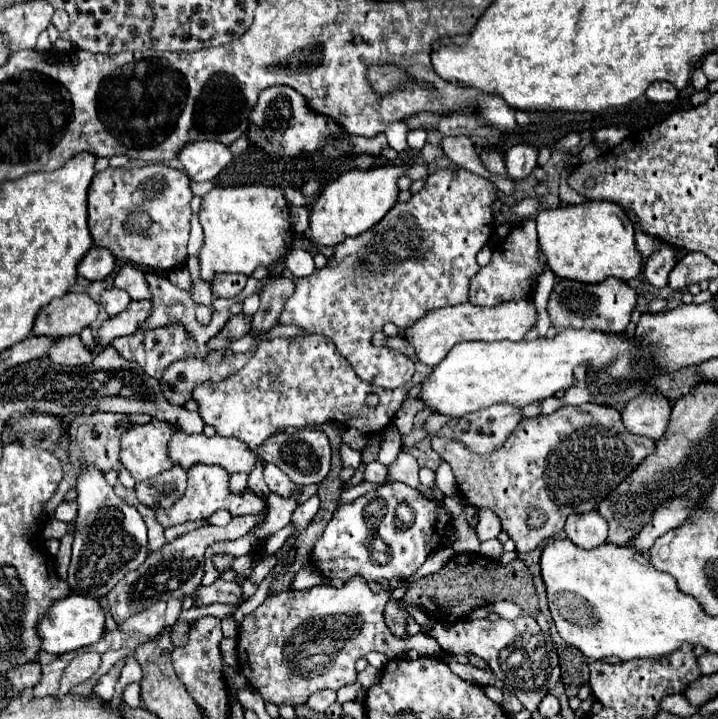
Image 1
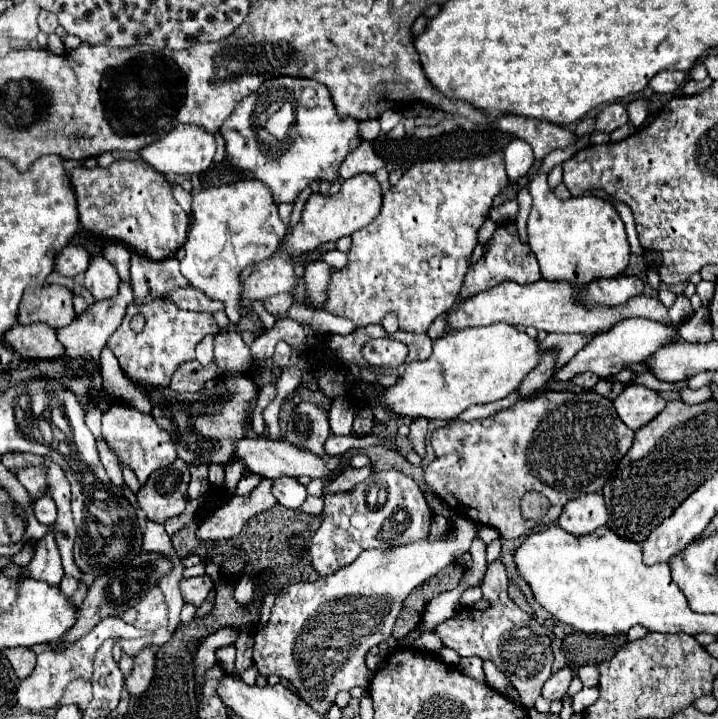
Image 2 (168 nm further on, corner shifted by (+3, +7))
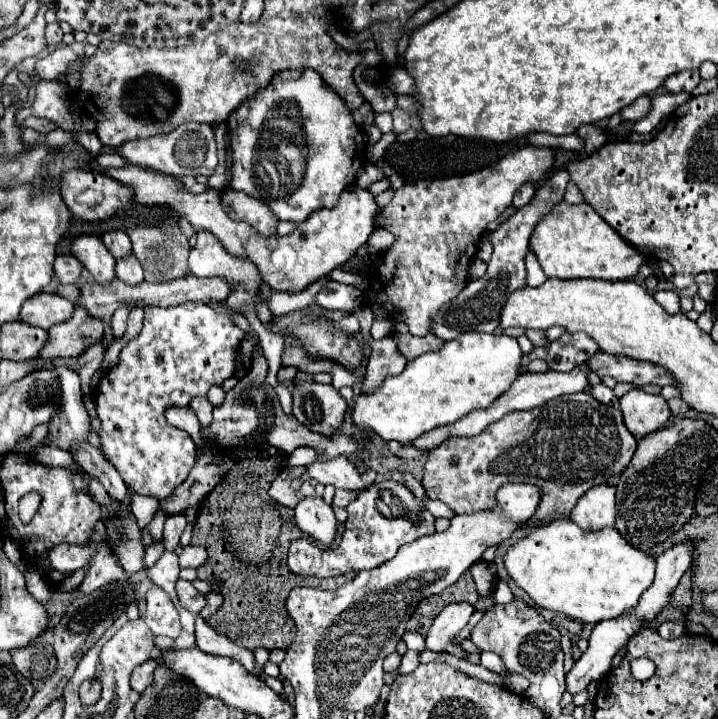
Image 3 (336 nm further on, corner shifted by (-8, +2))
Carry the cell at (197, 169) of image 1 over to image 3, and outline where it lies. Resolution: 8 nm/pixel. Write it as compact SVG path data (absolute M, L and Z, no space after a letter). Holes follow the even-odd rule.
M196 121L182 123L182 125L178 125L176 131L160 135L160 137L146 137L144 141L124 141L124 145L120 145L120 149L116 149L116 153L120 157L124 157L130 165L146 165L154 171L168 173L174 177L184 177L184 175L210 177L218 163L212 125L204 125L204 123L196 123Z

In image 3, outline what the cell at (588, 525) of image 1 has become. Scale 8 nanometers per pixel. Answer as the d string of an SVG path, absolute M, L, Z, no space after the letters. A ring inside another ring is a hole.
M596 485L580 497L576 507L570 511L570 519L582 529L614 527L616 517L616 487Z

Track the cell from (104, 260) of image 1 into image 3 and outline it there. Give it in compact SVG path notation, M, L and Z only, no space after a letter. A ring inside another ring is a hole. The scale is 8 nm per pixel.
M58 255L54 261L54 275L60 283L76 283L82 273L82 263L74 255Z

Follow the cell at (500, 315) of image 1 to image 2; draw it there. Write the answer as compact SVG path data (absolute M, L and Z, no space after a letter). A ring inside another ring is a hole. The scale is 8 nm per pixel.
M537 280L533 284L517 284L517 282L501 282L495 288L489 288L485 292L479 292L471 298L465 298L457 302L451 310L445 312L447 318L447 332L451 330L463 330L469 326L489 326L489 324L511 324L511 326L533 326L537 330L545 332L561 332L561 334L595 334L605 332L611 328L611 324L617 324L631 316L641 316L649 320L657 320L663 324L671 324L667 308L647 294L635 296L623 306L615 308L583 308L575 304L573 300L575 286L567 282L549 282L549 280Z

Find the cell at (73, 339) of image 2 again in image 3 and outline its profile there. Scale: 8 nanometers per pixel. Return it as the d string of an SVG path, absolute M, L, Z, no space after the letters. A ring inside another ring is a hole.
M76 307L72 317L64 325L54 325L48 331L46 347L40 349L40 357L36 359L68 359L80 355L86 347L100 341L104 335L104 325L100 319L90 317L84 307Z

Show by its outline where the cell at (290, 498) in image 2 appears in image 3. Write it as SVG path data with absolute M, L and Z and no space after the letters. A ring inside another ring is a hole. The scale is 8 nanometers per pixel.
M304 497L294 509L294 521L298 529L324 547L332 547L338 533L338 519L332 505L322 497Z

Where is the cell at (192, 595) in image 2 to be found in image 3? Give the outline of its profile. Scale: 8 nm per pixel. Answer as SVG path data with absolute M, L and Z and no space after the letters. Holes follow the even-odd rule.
M176 581L176 593L178 593L178 599L180 599L180 605L184 609L188 609L190 613L198 615L200 609L206 605L206 599L202 593L198 593L194 589L194 585L190 581Z

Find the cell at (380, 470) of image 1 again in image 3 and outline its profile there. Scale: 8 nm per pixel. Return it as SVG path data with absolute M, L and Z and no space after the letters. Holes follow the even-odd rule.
M336 489L336 495L334 495L332 505L334 507L346 507L354 499L356 499L356 493L350 493L350 491L344 491L344 489Z

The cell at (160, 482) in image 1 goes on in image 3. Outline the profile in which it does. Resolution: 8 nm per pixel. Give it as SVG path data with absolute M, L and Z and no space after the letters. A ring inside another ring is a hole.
M172 515L166 519L166 525L164 525L164 547L168 551L176 551L180 547L180 535L186 527L186 519L184 515Z

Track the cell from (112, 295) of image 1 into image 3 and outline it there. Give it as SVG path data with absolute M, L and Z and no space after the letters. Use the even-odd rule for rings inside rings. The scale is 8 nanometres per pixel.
M96 235L76 237L72 241L72 255L78 257L84 269L90 271L98 283L108 283L116 275L114 271L116 259L108 253L104 243Z

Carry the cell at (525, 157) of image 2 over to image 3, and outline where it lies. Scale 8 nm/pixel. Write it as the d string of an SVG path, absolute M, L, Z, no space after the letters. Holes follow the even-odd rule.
M526 183L526 185L522 185L522 187L518 189L518 193L516 193L514 201L512 201L512 207L514 207L514 209L524 207L532 197L534 197L534 185L532 185L532 183Z

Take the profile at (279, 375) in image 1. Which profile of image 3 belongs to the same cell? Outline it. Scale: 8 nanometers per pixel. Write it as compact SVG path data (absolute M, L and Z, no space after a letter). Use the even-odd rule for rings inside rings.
M394 333L394 337L398 339L398 345L400 345L400 351L406 355L408 361L416 359L418 355L422 353L428 353L428 351L434 351L434 349L440 349L444 341L440 341L440 337L436 335L424 335L424 337L416 337L416 335L398 335Z

